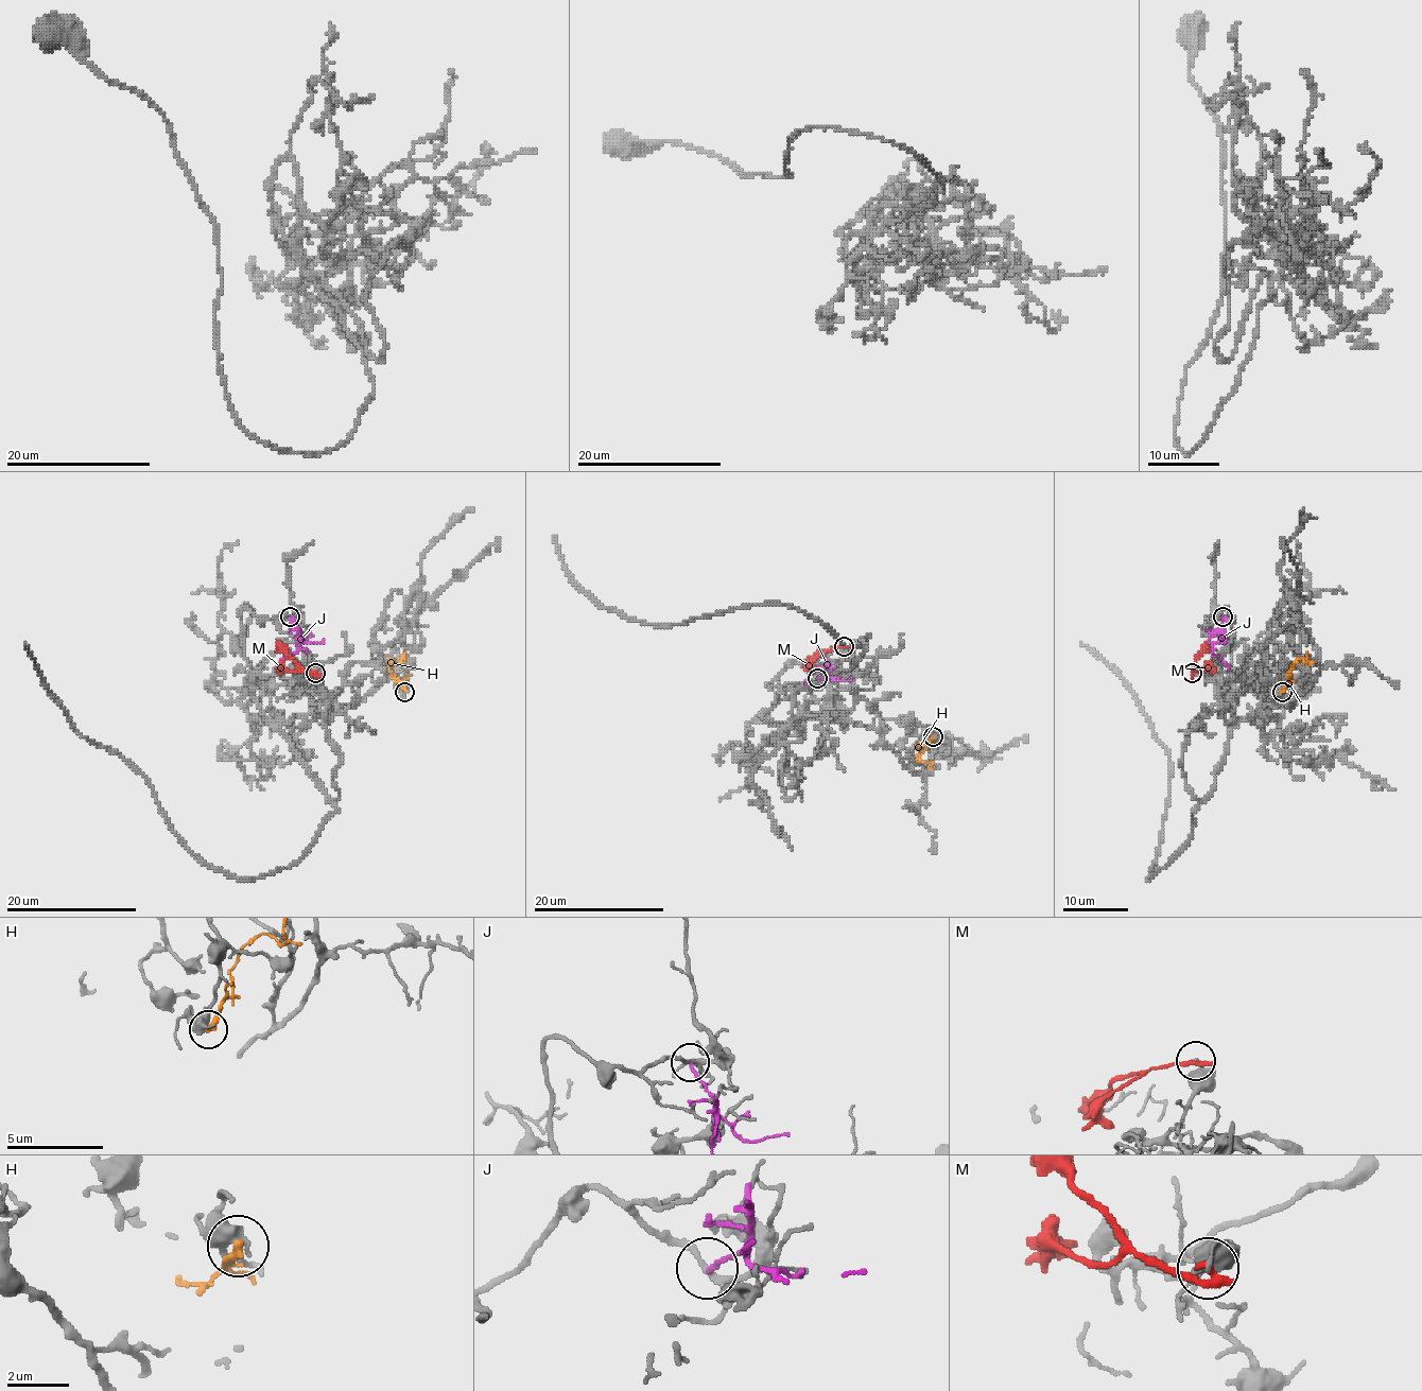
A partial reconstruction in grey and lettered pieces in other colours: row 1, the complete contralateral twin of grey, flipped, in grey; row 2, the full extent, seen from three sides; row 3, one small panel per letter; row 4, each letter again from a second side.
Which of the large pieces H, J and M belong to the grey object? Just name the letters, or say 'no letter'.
no letter

